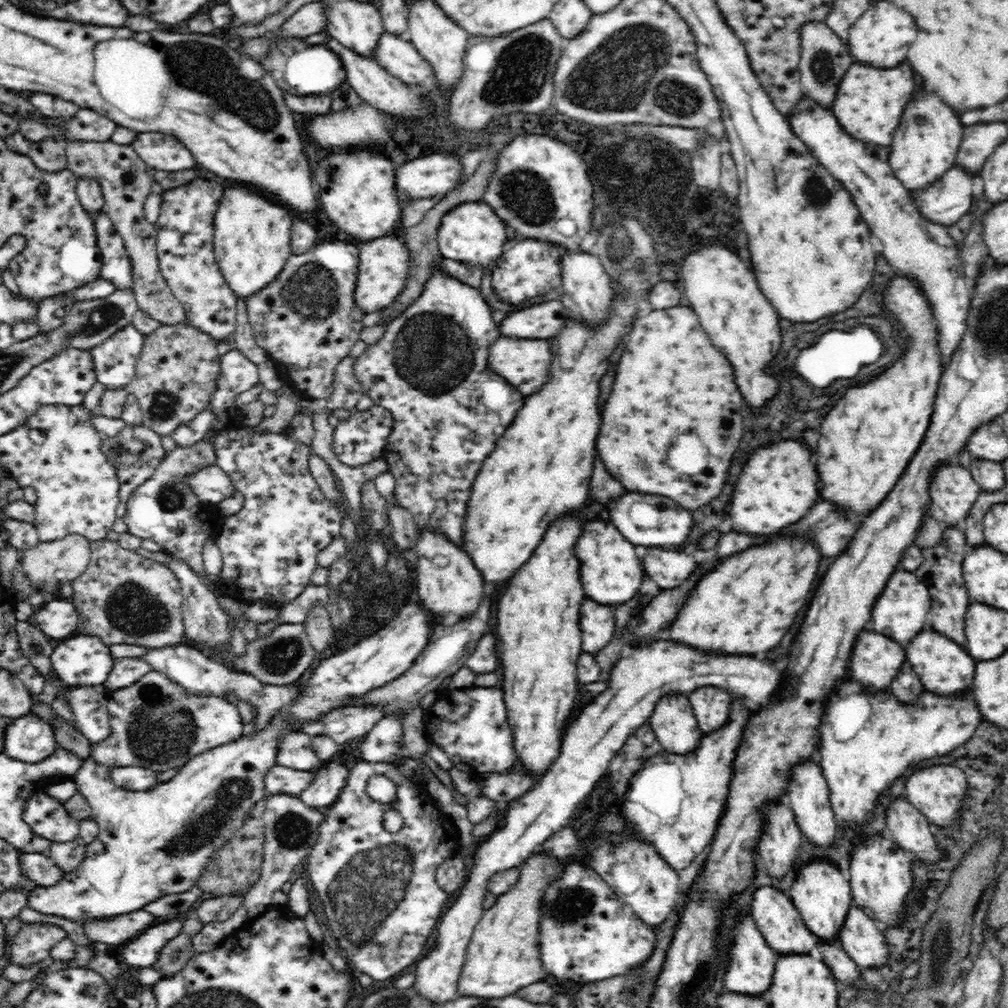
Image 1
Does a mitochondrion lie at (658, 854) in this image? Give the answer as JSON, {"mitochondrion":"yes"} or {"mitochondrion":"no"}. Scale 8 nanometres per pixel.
{"mitochondrion":"no"}

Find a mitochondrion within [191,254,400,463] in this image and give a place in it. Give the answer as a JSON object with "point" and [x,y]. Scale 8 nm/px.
{"point":[311,291]}

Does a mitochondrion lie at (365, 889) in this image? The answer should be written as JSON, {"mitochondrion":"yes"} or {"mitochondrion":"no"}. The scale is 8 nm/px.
{"mitochondrion":"yes"}

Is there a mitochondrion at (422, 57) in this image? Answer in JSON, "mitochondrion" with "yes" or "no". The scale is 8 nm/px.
{"mitochondrion":"no"}

